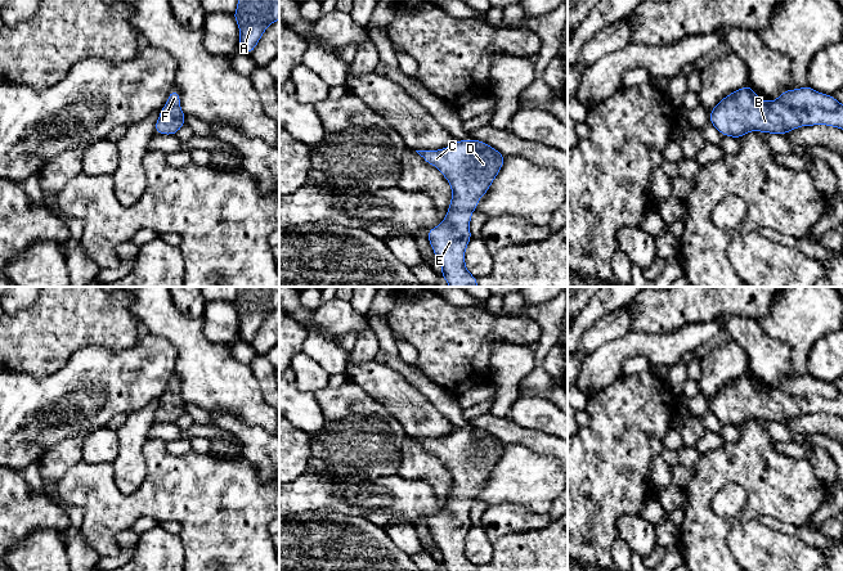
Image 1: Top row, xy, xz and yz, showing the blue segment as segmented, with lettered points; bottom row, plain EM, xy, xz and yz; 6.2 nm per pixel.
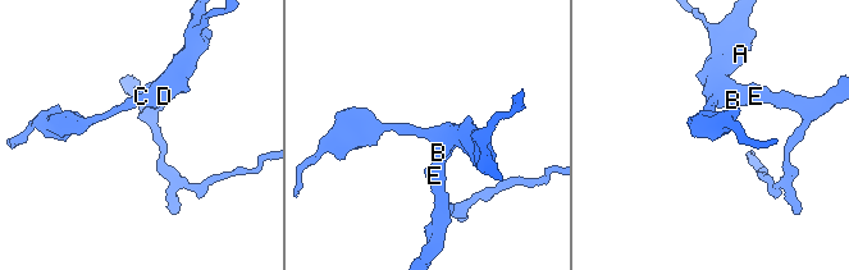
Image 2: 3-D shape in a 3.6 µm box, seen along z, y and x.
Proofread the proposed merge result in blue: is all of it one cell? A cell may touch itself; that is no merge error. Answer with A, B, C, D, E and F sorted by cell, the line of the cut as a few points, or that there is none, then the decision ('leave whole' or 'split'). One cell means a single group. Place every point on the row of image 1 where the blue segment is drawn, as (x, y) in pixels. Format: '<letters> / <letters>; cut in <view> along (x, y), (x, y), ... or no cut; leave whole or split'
A B C D E F; no cut; leave whole

